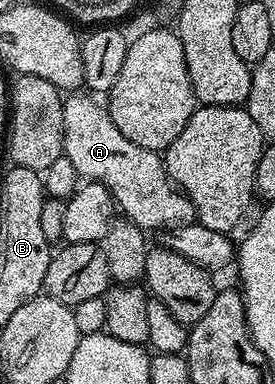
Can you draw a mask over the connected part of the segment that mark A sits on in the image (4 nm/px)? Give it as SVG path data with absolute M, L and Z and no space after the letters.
M83 93L68 94L63 101L63 154L69 157L69 161L73 161L73 169L77 169L79 176L87 181L104 183L111 190L116 208L147 233L162 233L172 227L196 222L195 207L189 197L171 182L160 152L133 145L133 141L129 141L129 137L125 137L125 133L113 125L113 117L104 104L102 107L97 100L90 99L95 98L90 94L79 94Z

